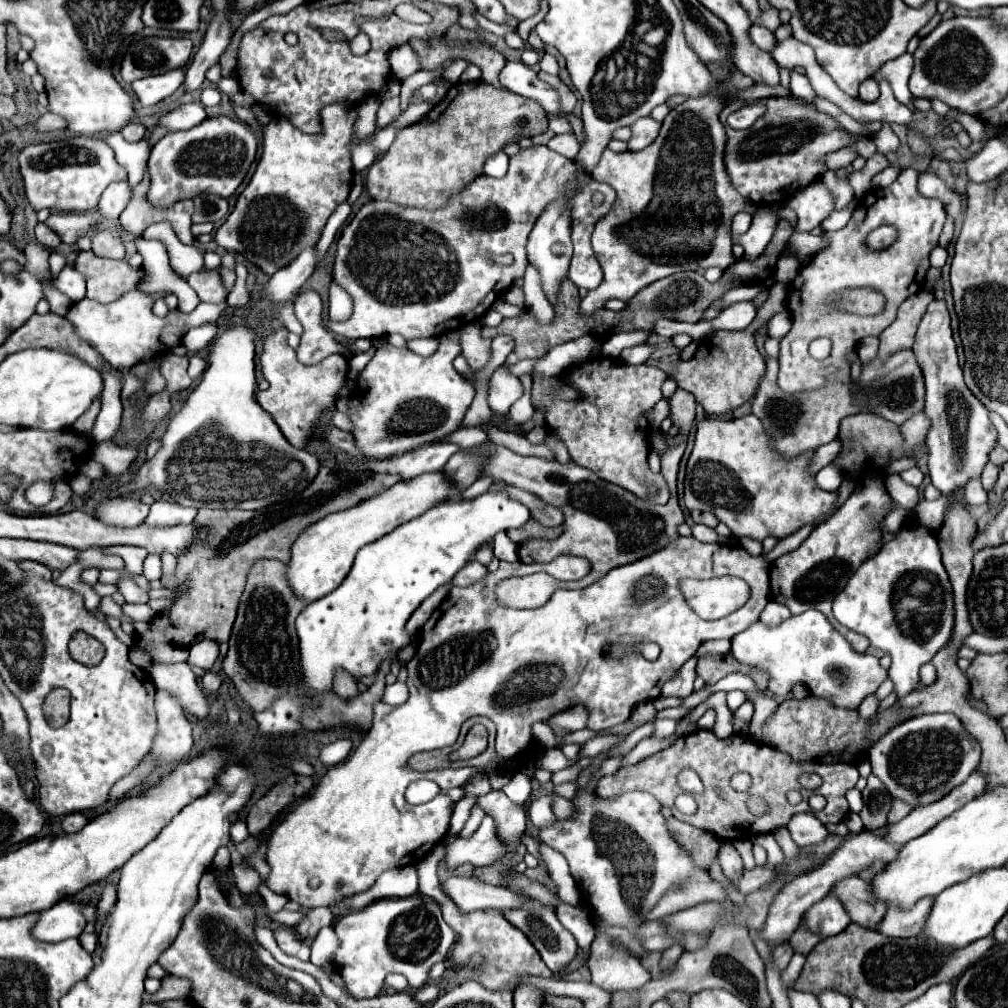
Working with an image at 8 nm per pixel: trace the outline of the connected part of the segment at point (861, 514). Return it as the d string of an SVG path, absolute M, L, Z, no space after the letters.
M861 482L857 490L847 498L847 502L833 516L821 522L797 550L783 554L769 568L769 596L775 602L785 604L791 610L791 614L801 614L809 608L823 612L829 618L831 626L841 636L845 636L845 640L849 640L855 652L867 652L869 640L841 626L831 614L831 602L835 594L847 584L857 566L863 560L867 560L869 552L875 550L875 546L879 544L879 524L891 508L889 500L891 496L887 494L883 482Z

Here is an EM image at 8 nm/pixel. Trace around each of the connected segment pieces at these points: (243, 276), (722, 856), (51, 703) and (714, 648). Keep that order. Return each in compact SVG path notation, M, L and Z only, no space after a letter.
M237 262L237 280L235 280L235 286L231 288L229 292L229 298L227 298L227 304L237 308L237 306L243 306L249 302L249 292L247 292L247 268L243 262Z
M725 844L725 846L721 846L721 850L719 850L719 864L721 864L723 874L725 874L729 880L737 882L737 880L741 878L743 862L741 862L739 852L733 848L733 844Z
M65 690L49 692L49 696L45 698L45 704L43 704L43 712L45 712L47 722L53 728L65 726L69 720L69 698L67 698Z
M709 640L709 642L703 642L697 650L697 656L703 656L703 654L709 654L709 652L717 652L717 654L723 654L723 652L729 652L729 640Z

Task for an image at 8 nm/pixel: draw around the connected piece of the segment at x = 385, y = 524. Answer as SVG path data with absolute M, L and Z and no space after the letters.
M431 472L407 482L397 482L393 488L387 488L385 492L363 500L361 504L347 508L345 512L333 512L317 524L311 524L293 542L291 560L285 568L285 578L293 594L305 602L315 602L321 596L333 592L349 574L355 554L361 546L379 540L393 528L423 514L447 496L459 496L459 492L455 492L455 488L449 484L449 480L445 480L441 472Z

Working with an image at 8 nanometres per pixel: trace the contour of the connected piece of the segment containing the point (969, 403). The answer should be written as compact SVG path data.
M933 300L927 306L915 334L913 352L923 370L927 386L925 414L931 422L927 432L931 482L943 494L949 494L965 486L969 478L981 476L983 466L989 462L989 450L997 442L997 432L989 422L987 408L969 392L963 382L963 372L957 362L955 342L949 326L949 312L943 300Z

